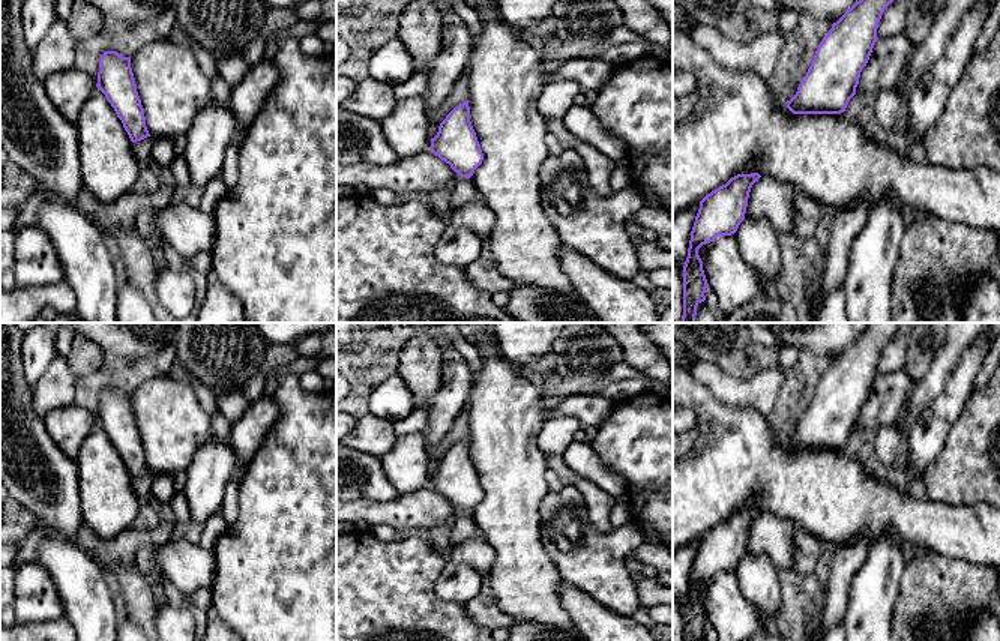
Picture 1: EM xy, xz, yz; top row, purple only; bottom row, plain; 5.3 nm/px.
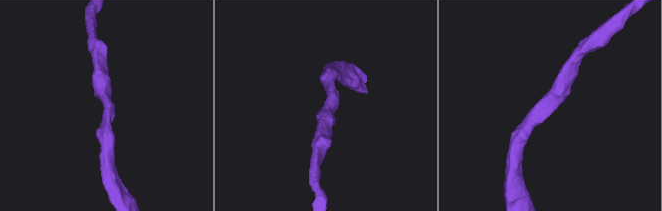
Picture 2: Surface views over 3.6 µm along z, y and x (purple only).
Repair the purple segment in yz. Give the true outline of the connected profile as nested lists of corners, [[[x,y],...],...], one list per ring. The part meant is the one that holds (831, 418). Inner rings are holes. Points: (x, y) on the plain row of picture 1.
[[[871,323],[820,378],[796,431],[787,437],[793,450],[841,450],[856,431],[860,408],[877,378],[884,345],[901,323]]]

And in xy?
[[[105,387],[99,395],[96,423],[114,444],[132,479],[150,473],[131,404],[131,393],[123,393],[117,387]]]

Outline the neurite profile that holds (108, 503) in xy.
[[[98,423],[83,441],[75,462],[84,525],[110,540],[129,528],[138,513],[132,477]]]

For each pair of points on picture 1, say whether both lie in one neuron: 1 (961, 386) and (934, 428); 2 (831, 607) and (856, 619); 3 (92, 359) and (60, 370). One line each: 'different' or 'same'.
1: same
2: different
3: different

